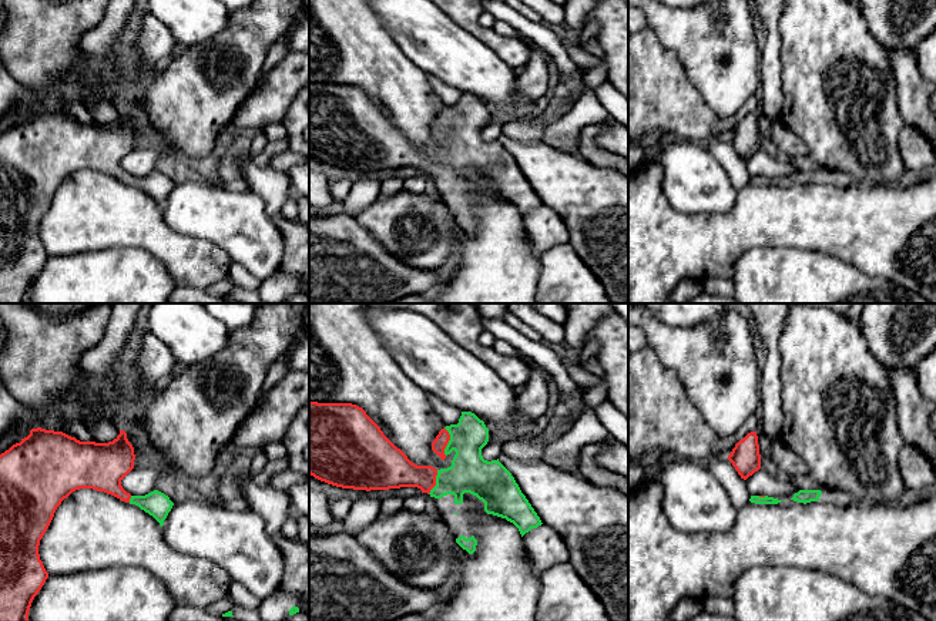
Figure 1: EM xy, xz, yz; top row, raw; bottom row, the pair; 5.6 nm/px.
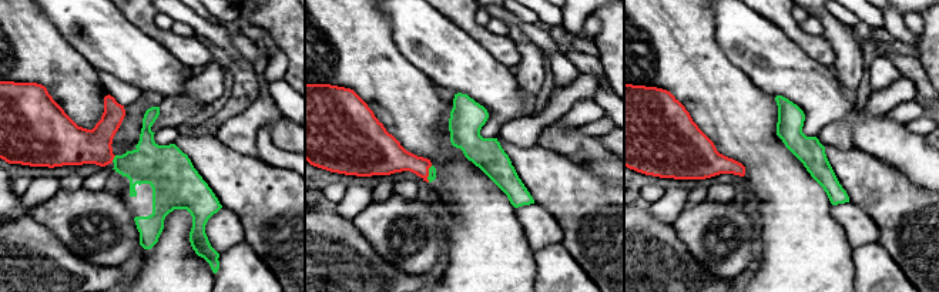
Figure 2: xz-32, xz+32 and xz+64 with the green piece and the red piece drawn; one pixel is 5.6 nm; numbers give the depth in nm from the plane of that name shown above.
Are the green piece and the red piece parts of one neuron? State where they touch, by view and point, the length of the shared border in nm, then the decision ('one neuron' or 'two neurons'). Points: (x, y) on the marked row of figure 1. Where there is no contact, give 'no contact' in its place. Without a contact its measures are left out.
xz (449, 442) | 160 nm | one neuron

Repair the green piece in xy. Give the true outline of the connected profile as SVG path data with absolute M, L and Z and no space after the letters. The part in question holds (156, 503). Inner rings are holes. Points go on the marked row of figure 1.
M37 427L0 454L0 621L28 621L31 602L48 578L38 554L40 540L57 507L73 491L104 491L138 506L164 526L174 506L168 496L158 490L131 496L121 486L121 480L134 469L134 460L134 447L124 430L113 442L95 443Z

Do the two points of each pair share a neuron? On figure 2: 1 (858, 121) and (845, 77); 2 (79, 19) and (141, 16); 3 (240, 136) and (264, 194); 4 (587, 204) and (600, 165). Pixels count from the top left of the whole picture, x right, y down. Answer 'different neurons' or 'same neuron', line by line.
1: different neurons
2: different neurons
3: different neurons
4: different neurons

